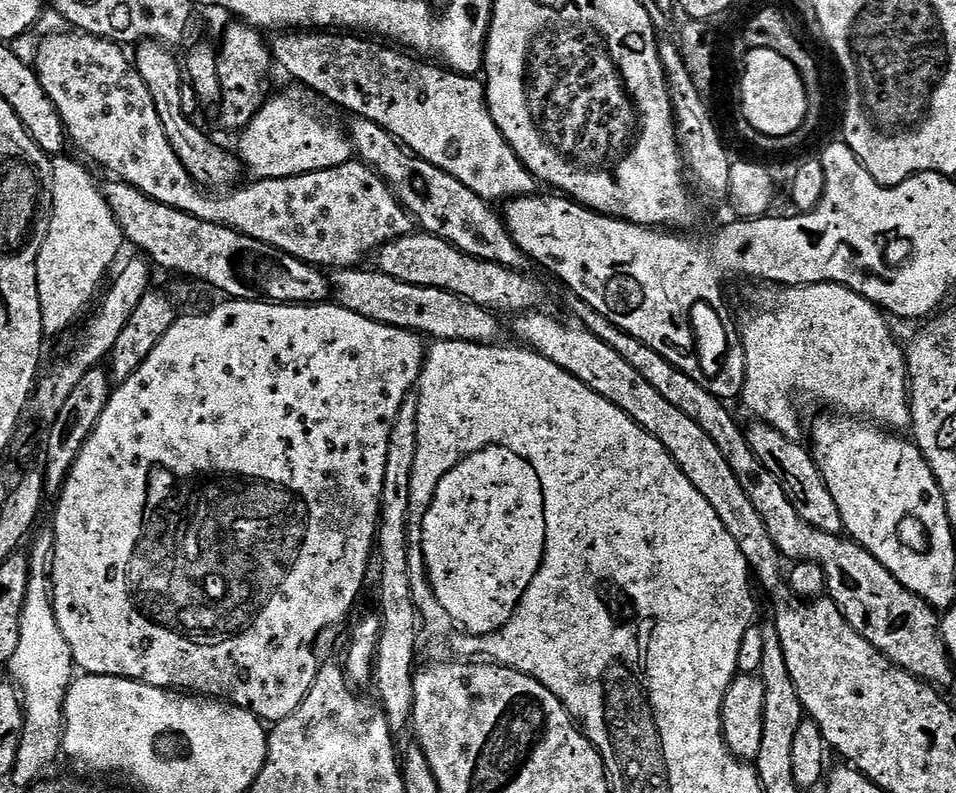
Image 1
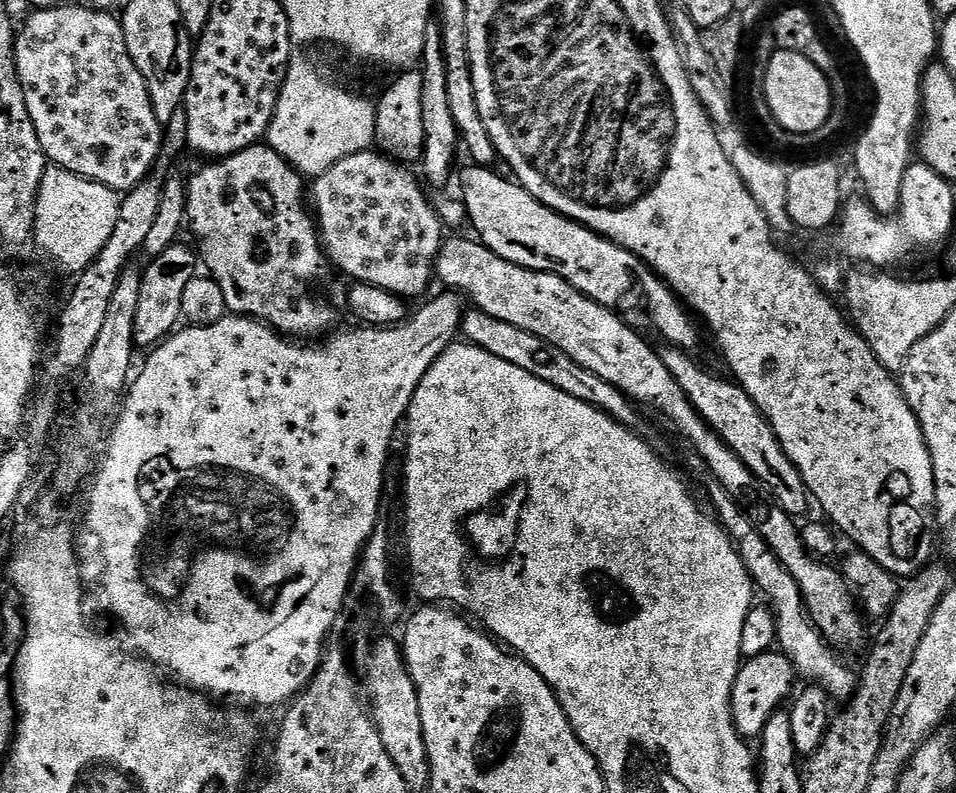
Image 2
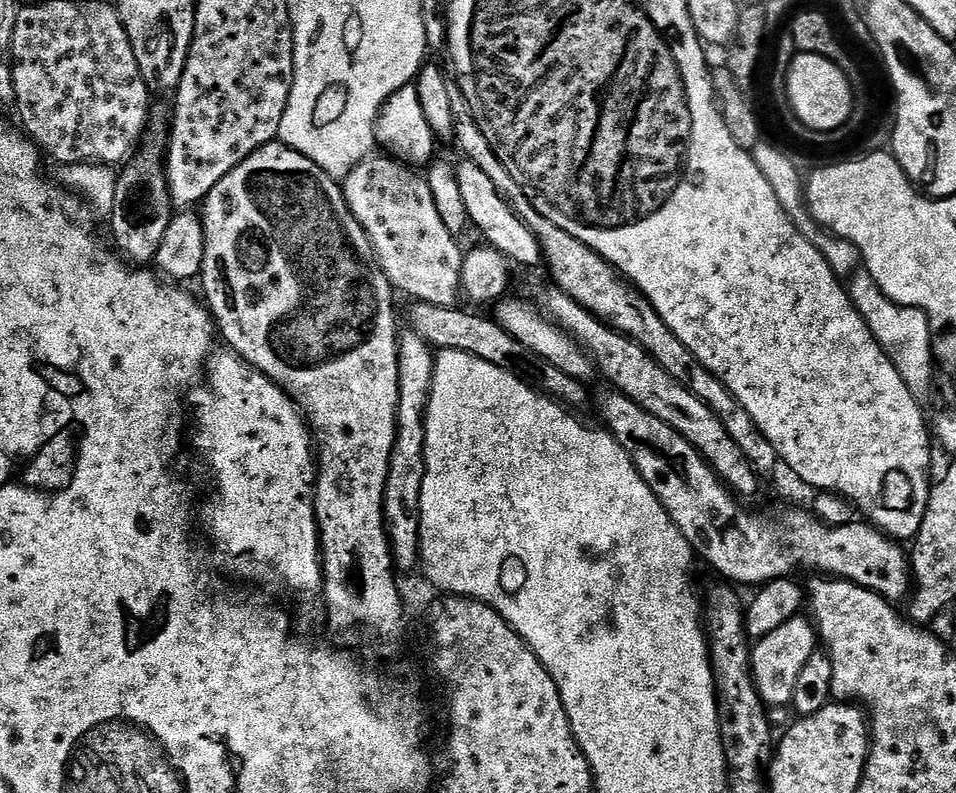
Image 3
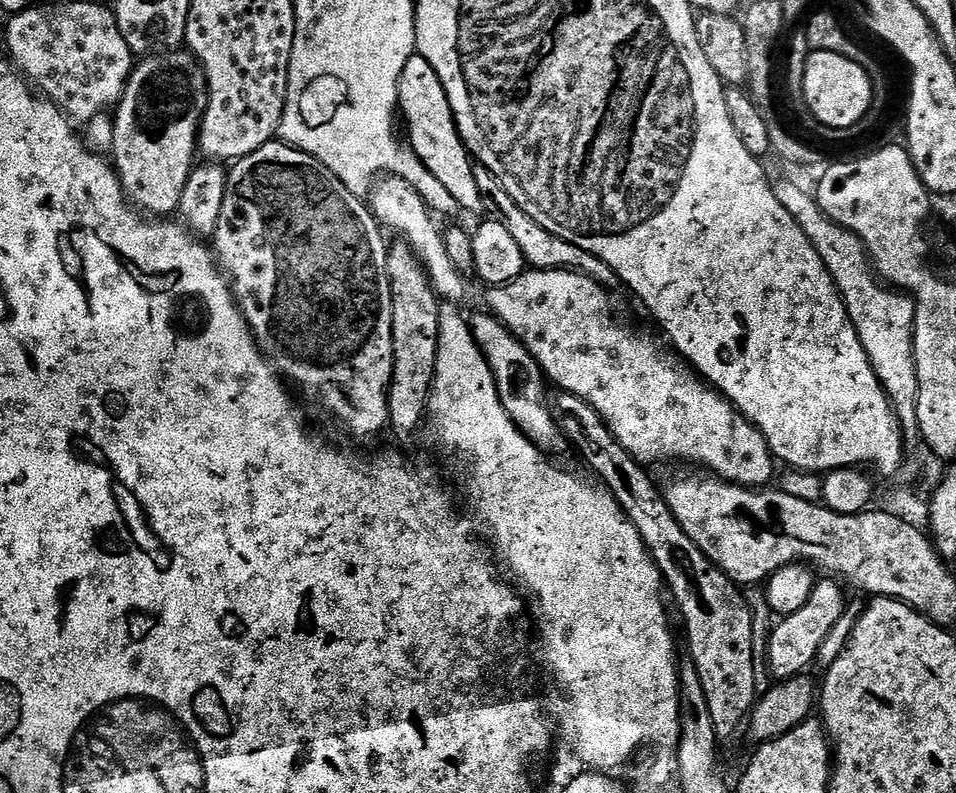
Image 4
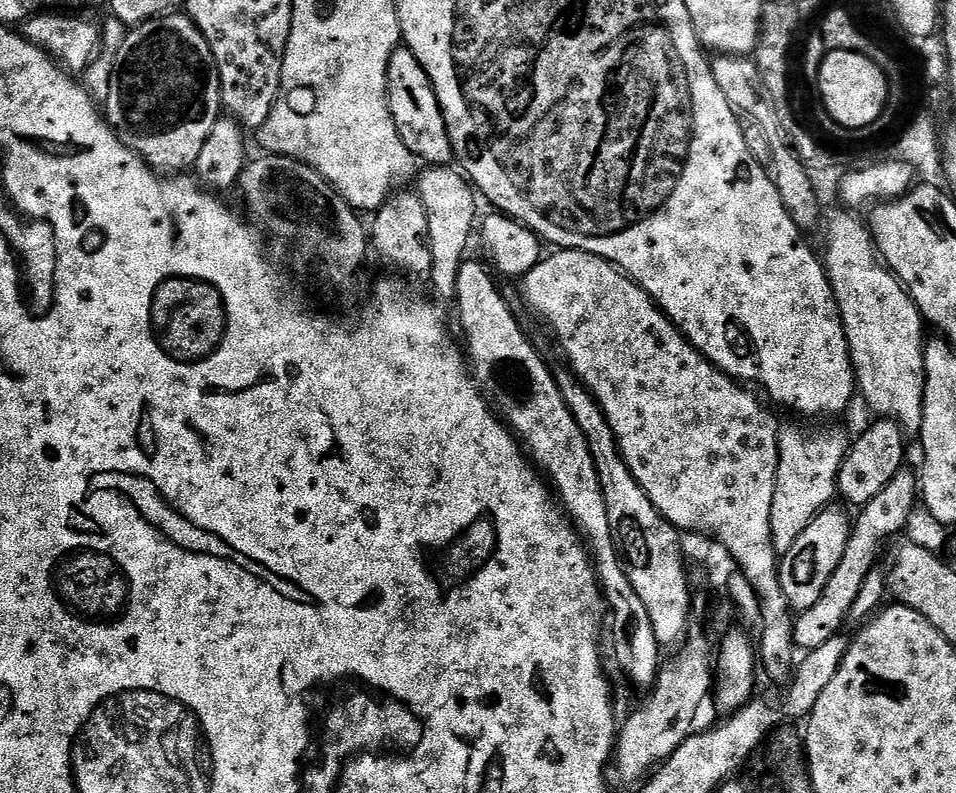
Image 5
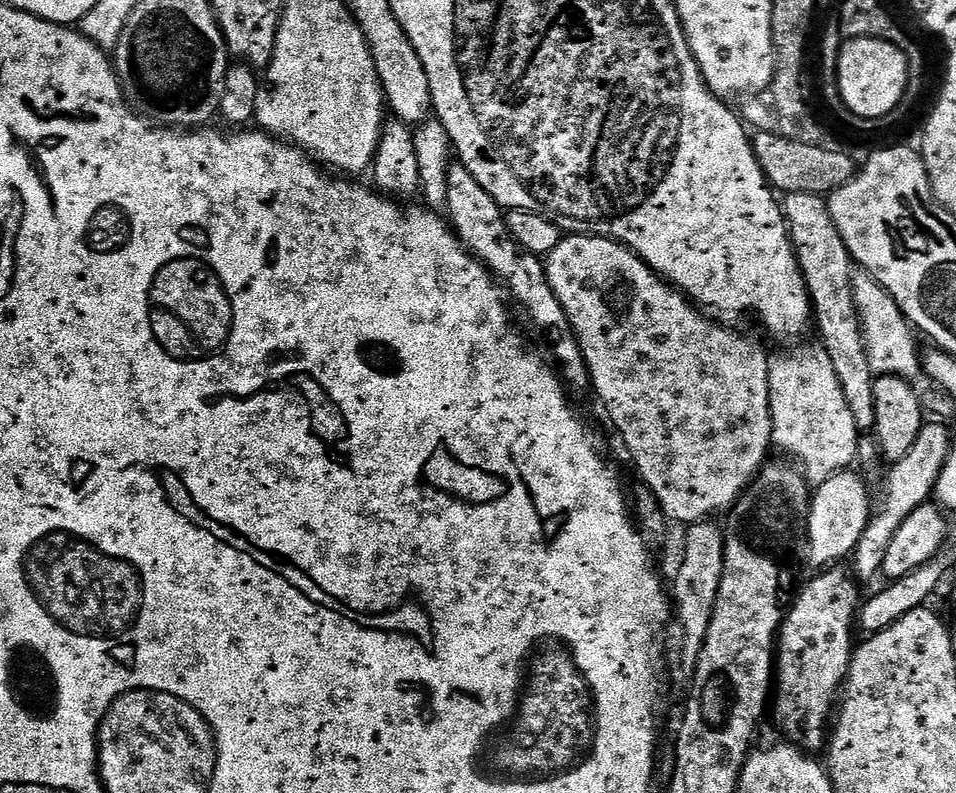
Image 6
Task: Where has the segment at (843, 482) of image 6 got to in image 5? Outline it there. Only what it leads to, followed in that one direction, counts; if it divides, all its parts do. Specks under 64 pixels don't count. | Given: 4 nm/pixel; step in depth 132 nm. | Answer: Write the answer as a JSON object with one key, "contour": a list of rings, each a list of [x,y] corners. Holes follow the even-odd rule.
{"contour":[[[829,506],[820,511],[817,516],[806,526],[806,530],[798,536],[798,540],[792,545],[790,552],[787,553],[778,564],[778,575],[782,594],[786,594],[786,602],[793,613],[799,614],[810,610],[818,598],[822,598],[822,590],[826,590],[826,582],[830,582],[830,574],[838,570],[838,562],[842,562],[842,554],[846,554],[846,546],[850,535],[850,516],[844,512],[839,512],[836,506]]]}

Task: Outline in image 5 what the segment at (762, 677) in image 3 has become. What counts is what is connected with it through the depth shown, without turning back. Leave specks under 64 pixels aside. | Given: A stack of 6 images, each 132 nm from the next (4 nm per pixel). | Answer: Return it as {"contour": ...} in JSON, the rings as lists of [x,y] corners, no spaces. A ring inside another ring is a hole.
{"contour":[[[902,470],[894,478],[890,478],[890,486],[878,494],[869,504],[859,509],[860,517],[855,517],[851,529],[846,554],[842,554],[842,562],[838,562],[838,570],[830,574],[830,582],[826,582],[826,590],[822,590],[822,598],[810,606],[810,610],[799,613],[792,625],[792,638],[797,649],[811,650],[822,646],[822,642],[830,642],[830,638],[841,635],[845,627],[850,606],[862,591],[862,582],[866,582],[866,574],[877,567],[876,555],[884,548],[884,543],[891,536],[896,536],[908,524],[916,504],[918,508],[918,476],[915,471]]]}

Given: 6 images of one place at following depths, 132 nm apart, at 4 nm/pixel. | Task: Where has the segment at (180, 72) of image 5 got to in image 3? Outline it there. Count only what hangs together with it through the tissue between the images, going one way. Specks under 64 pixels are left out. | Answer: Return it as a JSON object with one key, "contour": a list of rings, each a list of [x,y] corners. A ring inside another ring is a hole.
{"contour":[[[153,119],[144,129],[143,137],[134,155],[123,165],[116,178],[116,208],[112,211],[112,240],[115,251],[129,265],[148,266],[162,246],[162,237],[166,235],[166,226],[170,226],[174,209],[172,199],[168,197],[168,178],[164,151],[170,139],[167,123]]]}

